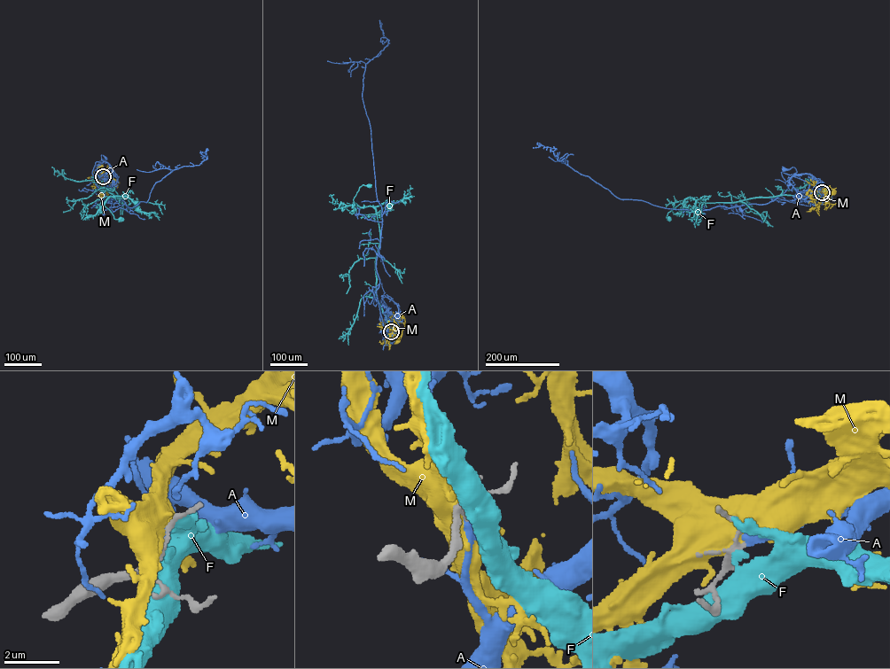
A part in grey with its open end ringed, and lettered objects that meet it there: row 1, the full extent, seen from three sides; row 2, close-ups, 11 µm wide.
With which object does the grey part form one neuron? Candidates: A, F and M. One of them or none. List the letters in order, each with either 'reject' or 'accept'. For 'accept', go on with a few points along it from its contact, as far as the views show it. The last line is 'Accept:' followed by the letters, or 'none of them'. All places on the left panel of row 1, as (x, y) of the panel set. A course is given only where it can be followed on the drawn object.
A: accept; course (103, 176), (97, 170), (97, 166), (101, 160), (105, 161), (101, 159), (101, 155), (105, 159)
F: reject
M: reject
Accept: A

